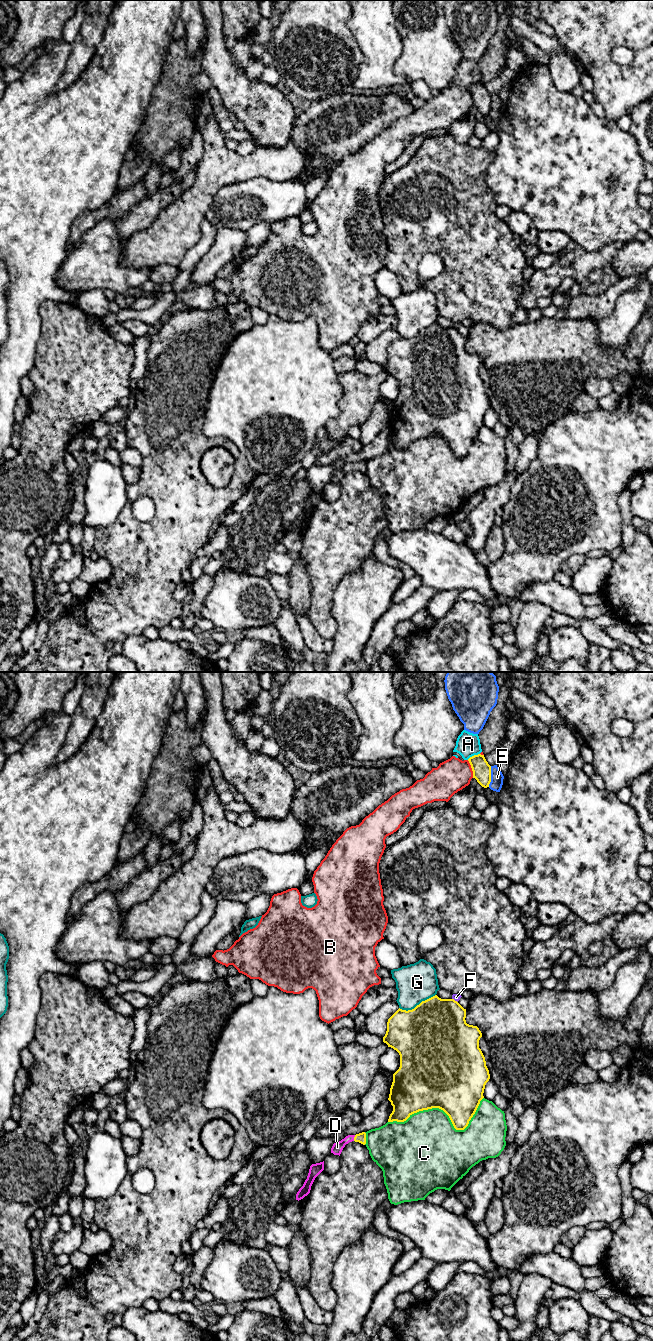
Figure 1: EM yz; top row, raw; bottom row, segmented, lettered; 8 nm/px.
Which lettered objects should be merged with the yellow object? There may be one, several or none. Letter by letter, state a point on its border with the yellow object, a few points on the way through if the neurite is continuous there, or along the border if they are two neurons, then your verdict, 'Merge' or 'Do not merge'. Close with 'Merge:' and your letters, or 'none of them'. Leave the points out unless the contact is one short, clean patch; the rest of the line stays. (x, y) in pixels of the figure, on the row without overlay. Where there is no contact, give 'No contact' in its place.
A: Touches yellow at yz (473, 84). Do not merge
B: Touches yellow at yz (472, 97). Do not merge
C: Touches yellow at yz (444, 439). Do not merge
D: Touches yellow at yz (354, 466). Path across: yz (361, 465), (354, 466), (348, 466), (337, 475). Merge
E: Touches yellow at yz (490, 104). Do not merge
F: Touches yellow at yz (454, 328). Do not merge
G: Touches yellow at yz (417, 333). Do not merge
Merge: D

